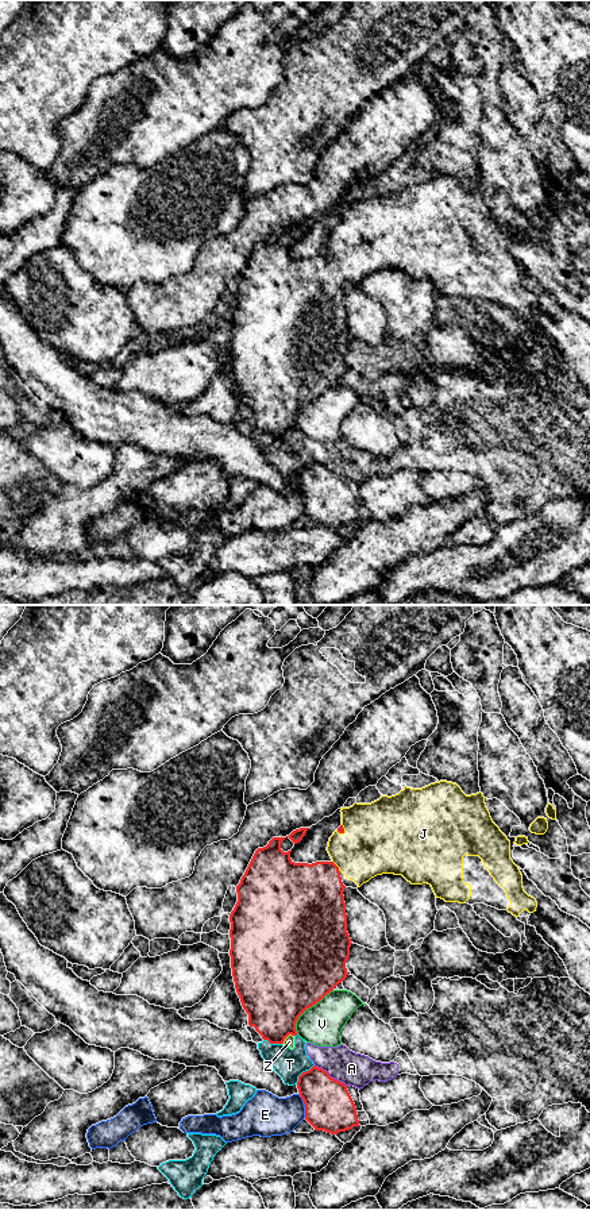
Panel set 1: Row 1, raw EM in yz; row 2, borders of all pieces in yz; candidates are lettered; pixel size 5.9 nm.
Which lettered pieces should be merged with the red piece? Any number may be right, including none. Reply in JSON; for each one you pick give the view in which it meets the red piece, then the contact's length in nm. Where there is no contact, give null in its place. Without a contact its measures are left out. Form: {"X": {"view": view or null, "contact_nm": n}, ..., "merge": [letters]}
{"J": {"view": "yz", "contact_nm": 90}, "merge": ["J"]}

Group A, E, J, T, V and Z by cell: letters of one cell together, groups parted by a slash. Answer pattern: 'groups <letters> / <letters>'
groups A T Z / E / J / V

